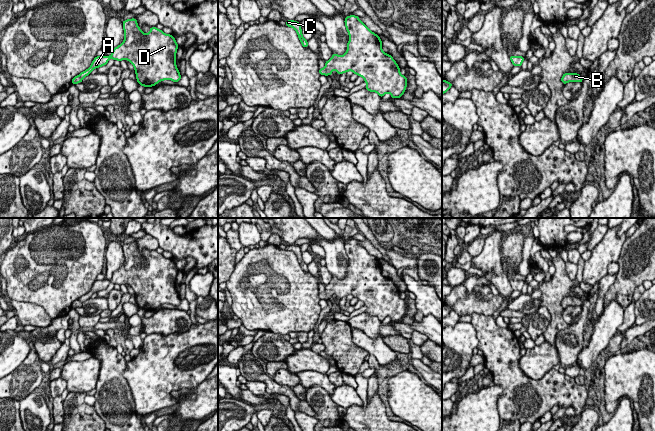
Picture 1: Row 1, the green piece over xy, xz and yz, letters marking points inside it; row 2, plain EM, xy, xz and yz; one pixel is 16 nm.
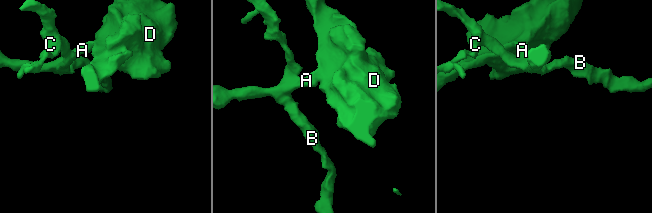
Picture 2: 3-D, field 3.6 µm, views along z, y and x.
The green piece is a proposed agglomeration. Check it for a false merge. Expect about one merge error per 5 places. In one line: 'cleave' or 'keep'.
keep

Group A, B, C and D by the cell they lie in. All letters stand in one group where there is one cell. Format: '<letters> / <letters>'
A B C D

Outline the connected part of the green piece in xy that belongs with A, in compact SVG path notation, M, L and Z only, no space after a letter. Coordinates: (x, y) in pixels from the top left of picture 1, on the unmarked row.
M135 242L124 244L122 248L124 265L113 273L110 280L96 280L91 290L73 301L71 307L81 307L93 293L106 289L110 282L128 284L134 290L137 306L141 310L155 310L163 304L179 306L181 299L175 287L178 273L175 261L156 251L150 251L150 256L145 258Z

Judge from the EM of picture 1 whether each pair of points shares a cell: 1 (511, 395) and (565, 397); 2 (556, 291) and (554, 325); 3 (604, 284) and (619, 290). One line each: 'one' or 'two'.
1: one
2: one
3: two

